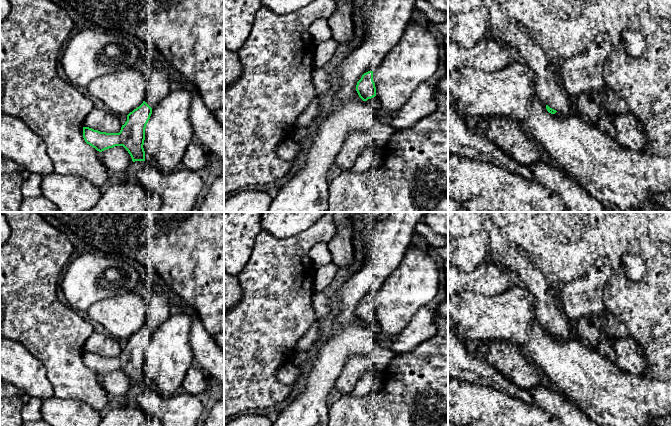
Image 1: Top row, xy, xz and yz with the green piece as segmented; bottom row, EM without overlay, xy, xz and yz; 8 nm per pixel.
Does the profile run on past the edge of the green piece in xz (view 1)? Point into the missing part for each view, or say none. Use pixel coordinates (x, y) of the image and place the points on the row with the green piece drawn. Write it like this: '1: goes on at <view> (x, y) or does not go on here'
1: goes on at xz (373, 102)

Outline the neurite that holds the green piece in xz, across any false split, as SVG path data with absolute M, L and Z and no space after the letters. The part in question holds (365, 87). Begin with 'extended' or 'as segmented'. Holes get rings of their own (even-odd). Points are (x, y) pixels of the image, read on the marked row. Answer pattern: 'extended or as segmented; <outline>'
extended; M373 71L364 73L357 82L356 91L359 97L365 101L376 113L379 111L379 100L376 96L376 87L373 81Z

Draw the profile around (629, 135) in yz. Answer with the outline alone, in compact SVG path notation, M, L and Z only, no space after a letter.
M628 111L622 114L611 114L611 124L617 131L616 142L623 148L642 151L643 135L637 119Z

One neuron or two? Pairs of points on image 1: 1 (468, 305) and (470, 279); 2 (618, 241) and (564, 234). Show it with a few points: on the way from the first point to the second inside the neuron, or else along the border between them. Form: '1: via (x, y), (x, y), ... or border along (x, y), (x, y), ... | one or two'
1: border along (458, 293), (473, 292), (492, 296) | two
2: via (605, 234), (577, 234) | one

